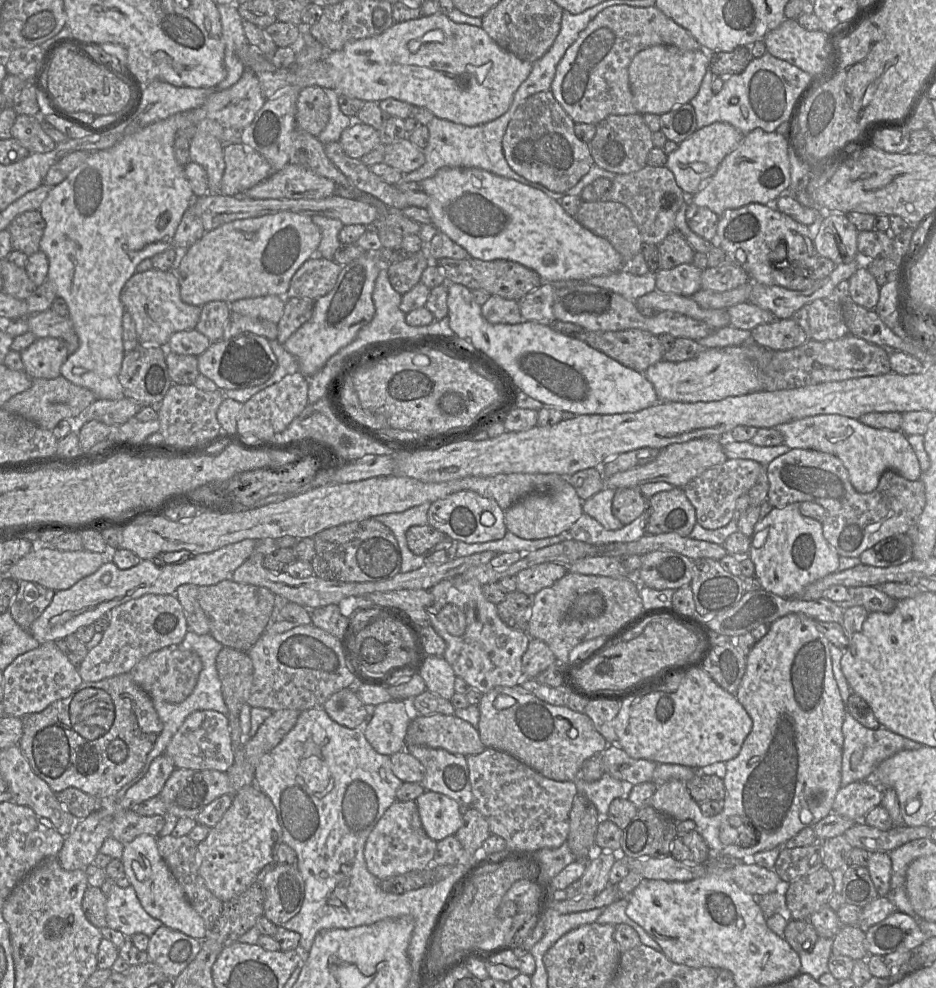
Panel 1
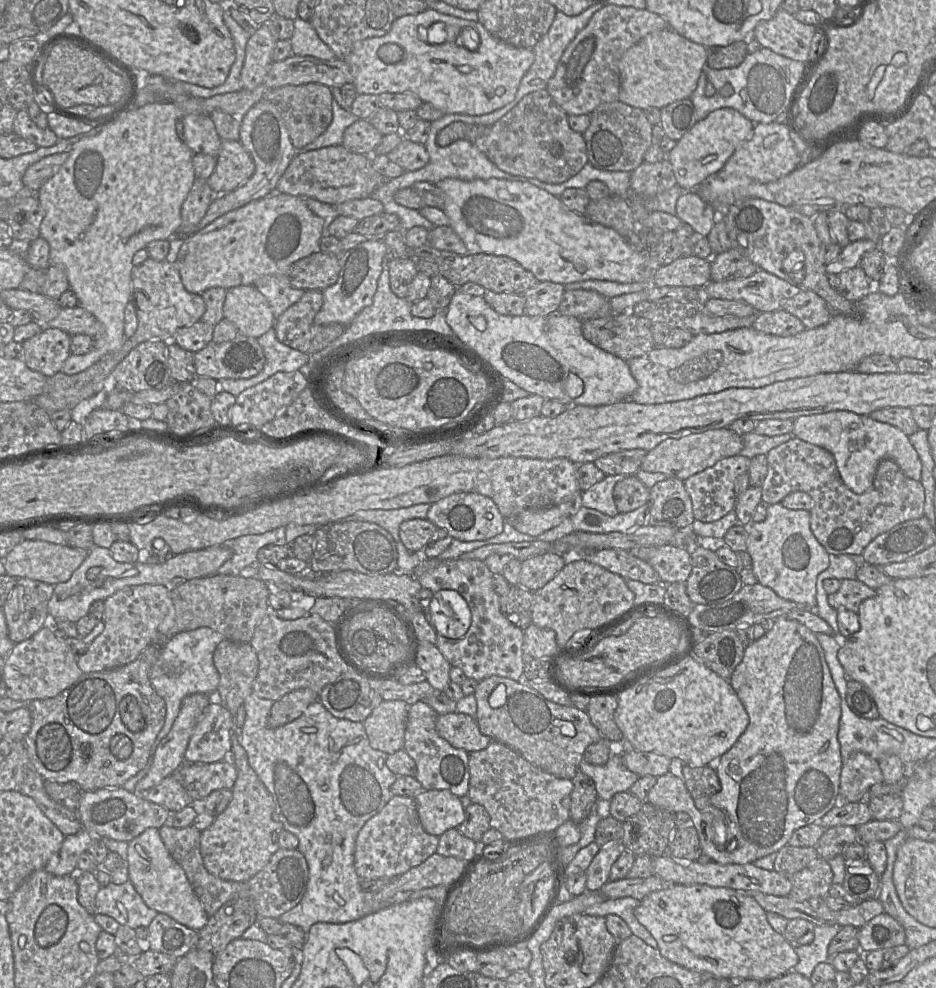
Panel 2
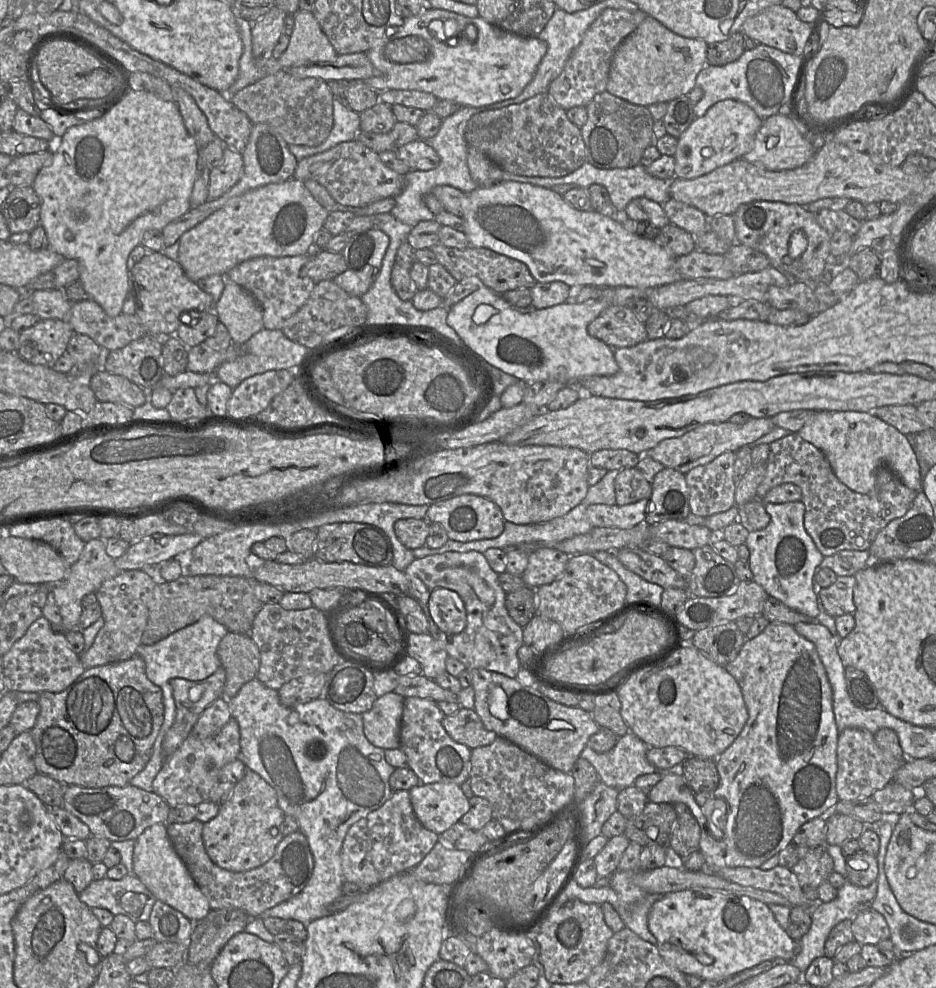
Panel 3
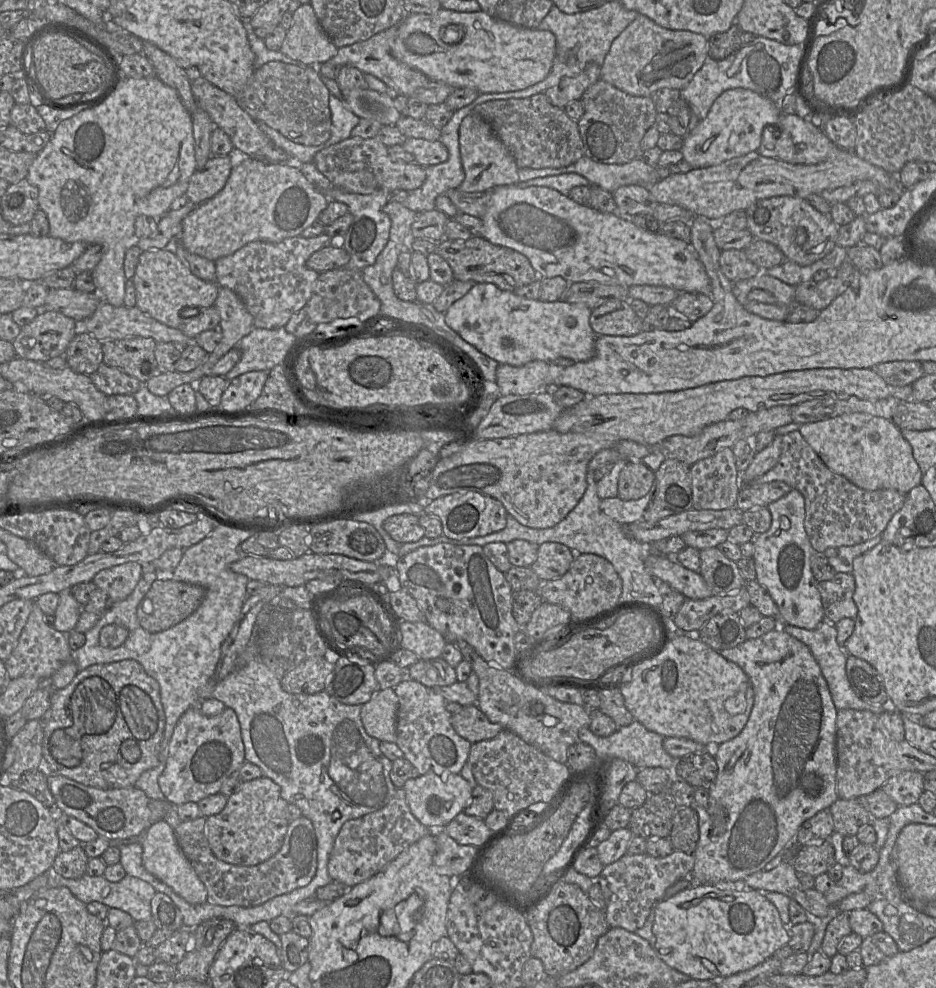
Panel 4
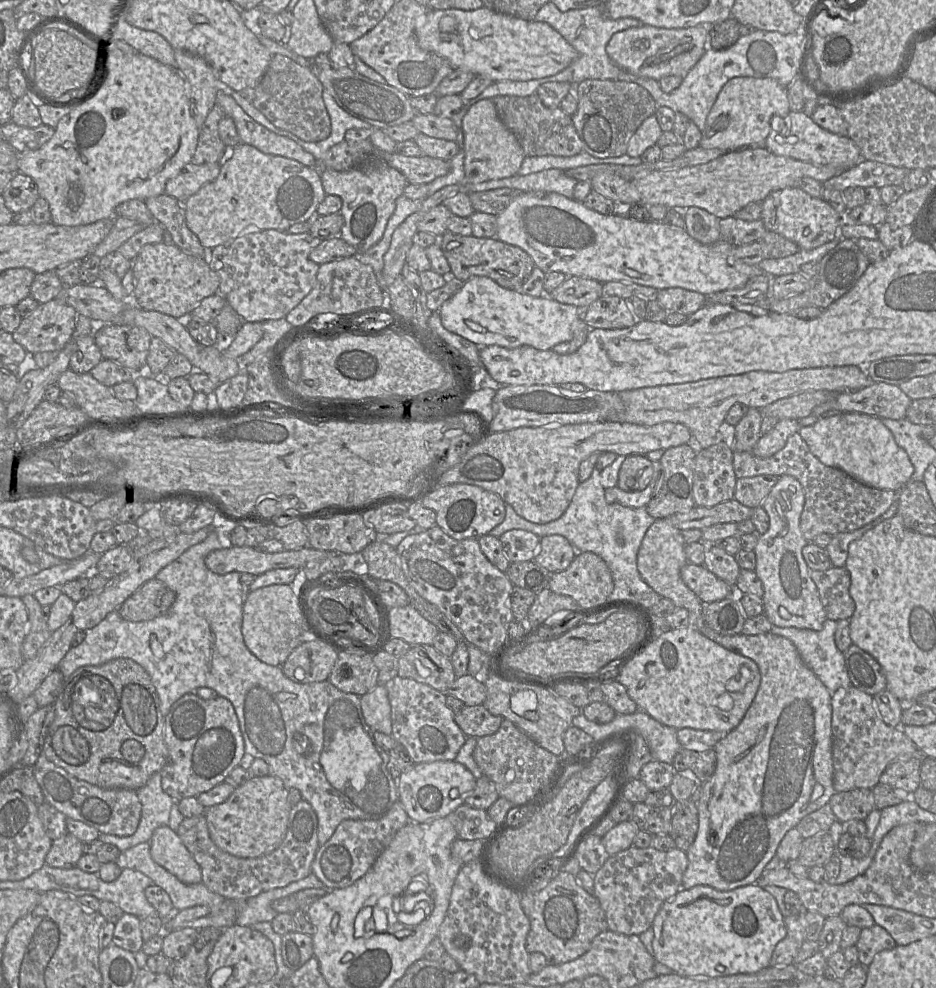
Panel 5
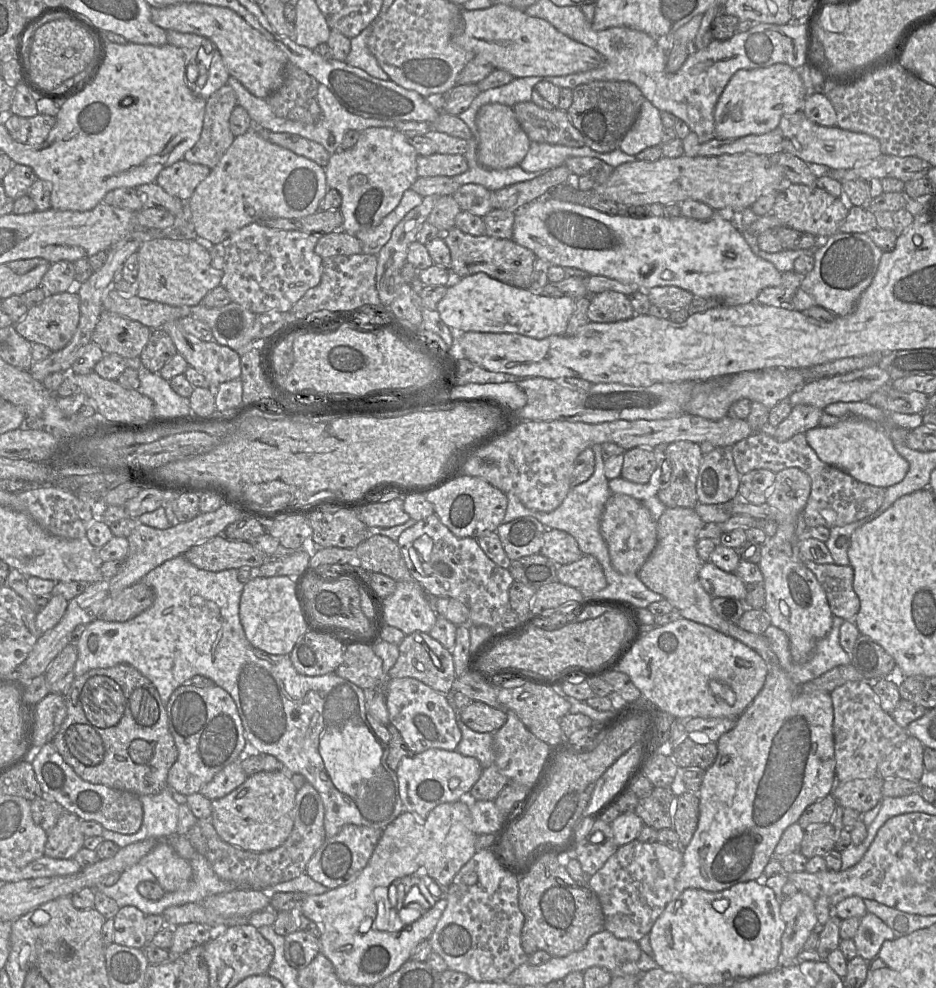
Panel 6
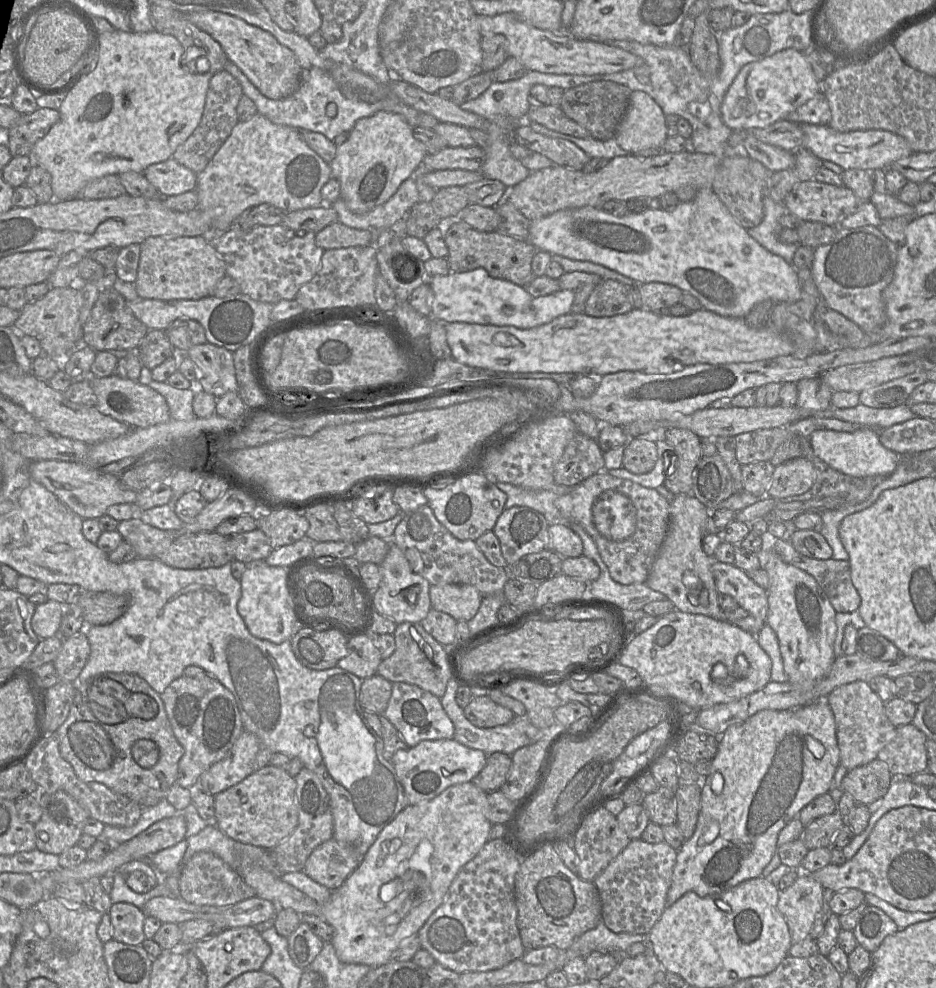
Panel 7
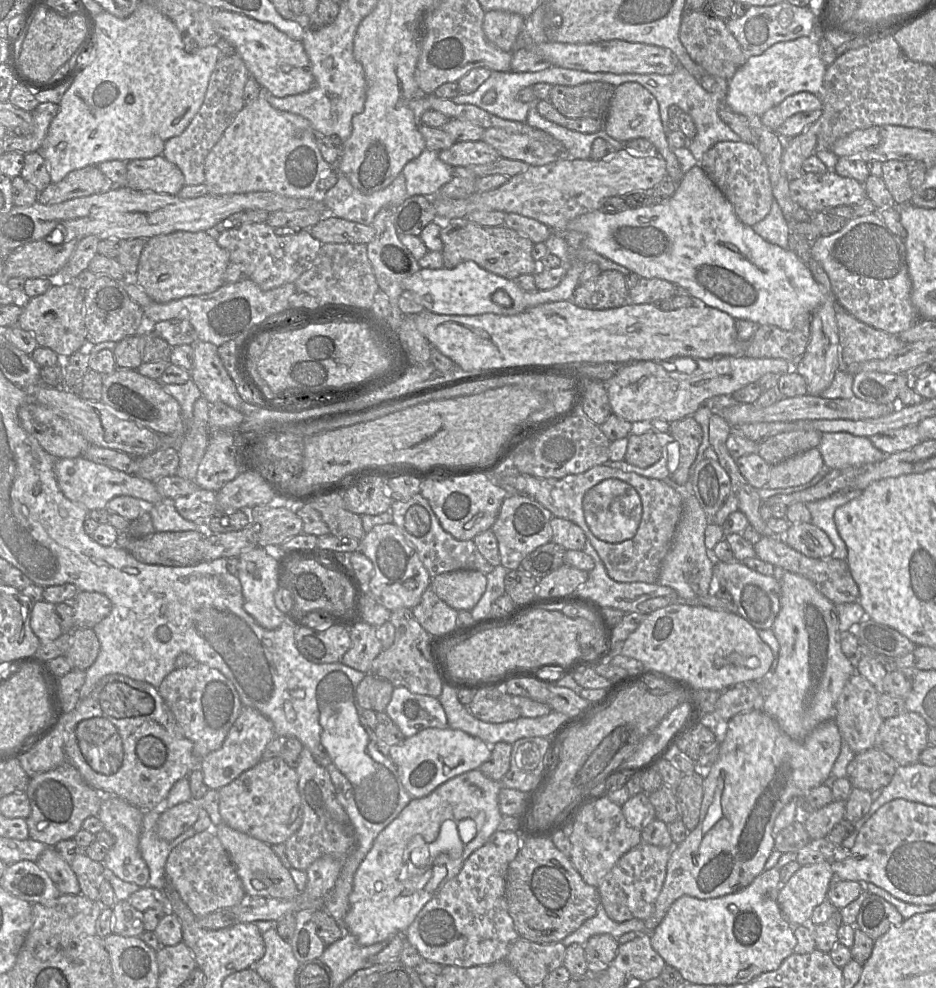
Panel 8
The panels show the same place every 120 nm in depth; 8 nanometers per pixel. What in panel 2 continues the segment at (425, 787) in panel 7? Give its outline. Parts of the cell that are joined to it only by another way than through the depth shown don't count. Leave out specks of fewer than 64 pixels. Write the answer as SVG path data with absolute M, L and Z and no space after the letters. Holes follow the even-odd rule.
M422 790L414 800L419 821L431 835L440 837L445 831L458 828L464 821L461 798L448 790Z

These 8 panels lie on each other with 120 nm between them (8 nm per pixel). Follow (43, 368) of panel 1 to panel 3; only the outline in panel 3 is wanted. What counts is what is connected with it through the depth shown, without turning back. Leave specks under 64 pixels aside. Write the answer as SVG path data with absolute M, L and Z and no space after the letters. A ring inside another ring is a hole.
M40 319L19 333L16 353L27 363L53 368L74 333L67 320Z

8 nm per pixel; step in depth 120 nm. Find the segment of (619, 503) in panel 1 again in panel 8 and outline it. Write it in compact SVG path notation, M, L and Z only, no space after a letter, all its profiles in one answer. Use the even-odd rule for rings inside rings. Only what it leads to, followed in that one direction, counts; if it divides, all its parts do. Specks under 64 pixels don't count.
M646 432L628 436L627 451L624 460L639 468L648 468L659 461L662 445L657 434Z

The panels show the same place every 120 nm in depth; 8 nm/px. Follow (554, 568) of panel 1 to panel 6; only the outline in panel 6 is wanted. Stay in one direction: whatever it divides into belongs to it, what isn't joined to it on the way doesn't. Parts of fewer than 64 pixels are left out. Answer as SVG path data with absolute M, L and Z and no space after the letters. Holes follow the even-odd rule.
M546 529L543 534L541 554L557 565L575 562L583 555L577 541L569 533L558 529Z

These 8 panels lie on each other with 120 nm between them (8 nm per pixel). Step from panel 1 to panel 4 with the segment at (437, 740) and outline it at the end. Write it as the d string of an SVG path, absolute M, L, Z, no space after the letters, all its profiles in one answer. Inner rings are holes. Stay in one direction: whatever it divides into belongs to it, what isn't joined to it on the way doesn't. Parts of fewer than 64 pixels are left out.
M476 704L462 706L459 712L452 714L450 721L456 733L471 744L493 739L504 729L490 722Z

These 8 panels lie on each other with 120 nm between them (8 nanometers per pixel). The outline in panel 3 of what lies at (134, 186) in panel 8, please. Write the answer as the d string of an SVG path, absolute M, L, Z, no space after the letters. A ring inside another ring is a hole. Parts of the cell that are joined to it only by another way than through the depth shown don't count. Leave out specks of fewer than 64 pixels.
M225 147L221 161L210 169L208 198L216 199L222 196L240 180L242 173L242 153Z

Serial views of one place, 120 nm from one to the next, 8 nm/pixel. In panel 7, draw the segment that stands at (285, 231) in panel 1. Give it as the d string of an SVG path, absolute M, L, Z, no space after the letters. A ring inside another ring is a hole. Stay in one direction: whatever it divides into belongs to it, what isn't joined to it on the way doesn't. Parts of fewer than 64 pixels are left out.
M257 113L250 120L235 125L230 136L197 176L197 209L209 216L211 230L225 233L244 211L260 204L271 204L285 212L320 206L323 204L321 189L332 177L332 170L330 164L306 144L300 130L274 124Z

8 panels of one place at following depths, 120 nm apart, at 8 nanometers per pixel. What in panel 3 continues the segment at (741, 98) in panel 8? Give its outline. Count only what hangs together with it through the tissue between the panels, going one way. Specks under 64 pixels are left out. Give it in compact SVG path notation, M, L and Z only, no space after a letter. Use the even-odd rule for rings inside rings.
M726 99L715 103L704 116L695 118L678 138L678 145L673 155L674 177L694 179L742 158L752 149L755 136L762 123L763 119L743 102Z

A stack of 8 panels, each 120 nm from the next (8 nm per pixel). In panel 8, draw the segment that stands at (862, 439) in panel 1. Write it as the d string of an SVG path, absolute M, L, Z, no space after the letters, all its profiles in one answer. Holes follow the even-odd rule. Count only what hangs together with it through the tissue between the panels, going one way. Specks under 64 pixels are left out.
M847 432L823 433L818 449L830 469L863 468L882 461L885 454L868 437Z

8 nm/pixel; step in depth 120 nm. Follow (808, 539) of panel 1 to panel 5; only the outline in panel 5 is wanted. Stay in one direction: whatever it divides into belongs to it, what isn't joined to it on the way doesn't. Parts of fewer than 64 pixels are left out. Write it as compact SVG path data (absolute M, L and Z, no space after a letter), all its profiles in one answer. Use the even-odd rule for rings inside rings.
M789 475L780 476L761 505L769 516L770 526L766 533L760 534L754 549L756 574L763 583L764 613L772 625L820 631L827 614L802 554L802 549L809 543L800 528L804 503L805 493L799 481Z

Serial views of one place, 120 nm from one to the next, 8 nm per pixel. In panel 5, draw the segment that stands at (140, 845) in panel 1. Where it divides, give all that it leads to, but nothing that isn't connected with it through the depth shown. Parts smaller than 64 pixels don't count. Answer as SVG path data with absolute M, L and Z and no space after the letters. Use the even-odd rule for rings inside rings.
M169 826L158 827L150 839L152 859L185 884L202 882L201 868Z

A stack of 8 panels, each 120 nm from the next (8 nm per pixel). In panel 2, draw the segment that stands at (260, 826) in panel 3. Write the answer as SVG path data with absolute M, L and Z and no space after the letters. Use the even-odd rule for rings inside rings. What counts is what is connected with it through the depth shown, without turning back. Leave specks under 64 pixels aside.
M236 732L231 733L230 760L237 769L232 799L200 836L200 853L209 873L226 881L247 881L260 872L280 848L279 836L283 825L276 820L272 795L250 767L245 749Z

